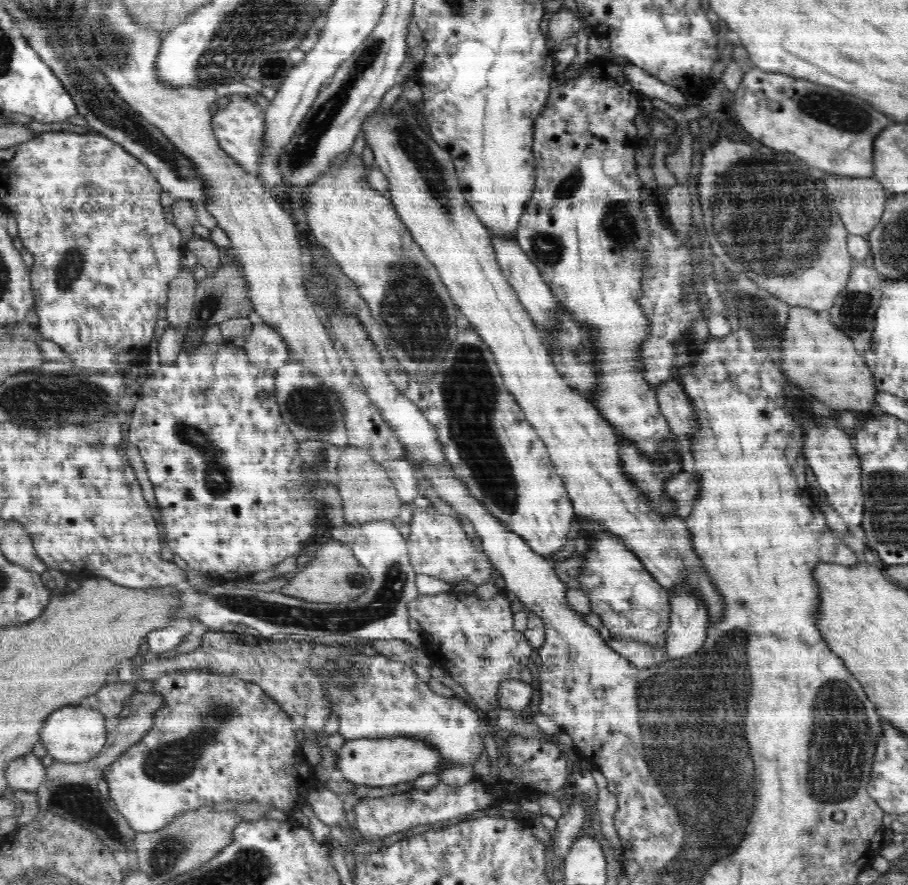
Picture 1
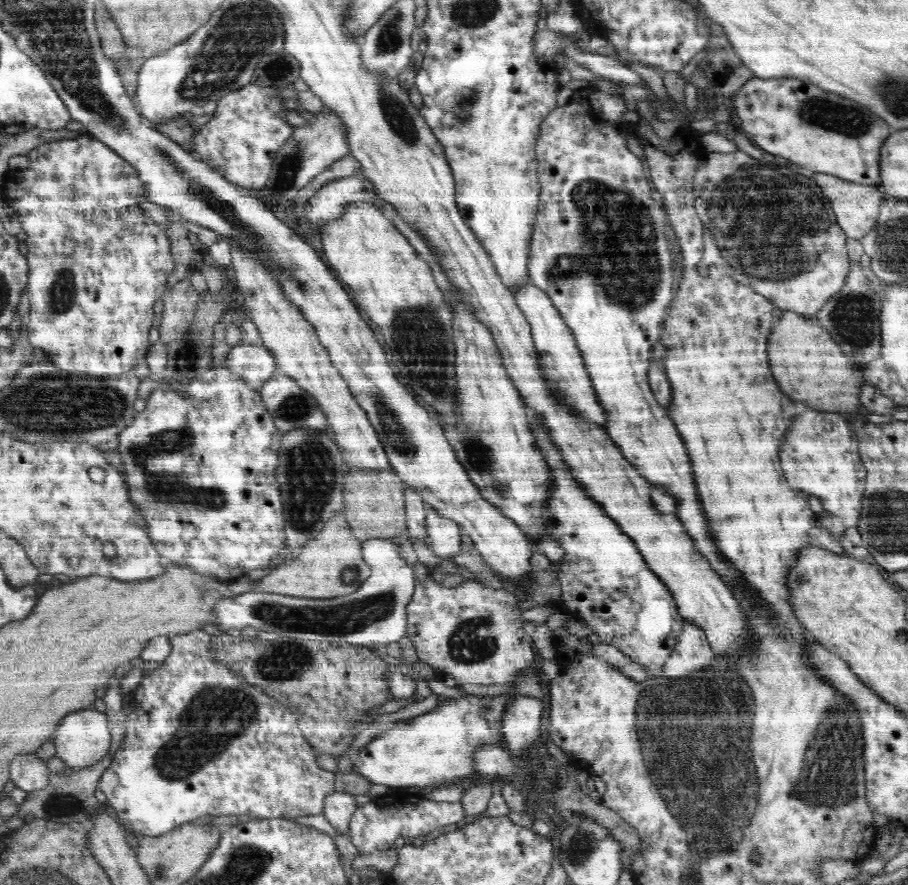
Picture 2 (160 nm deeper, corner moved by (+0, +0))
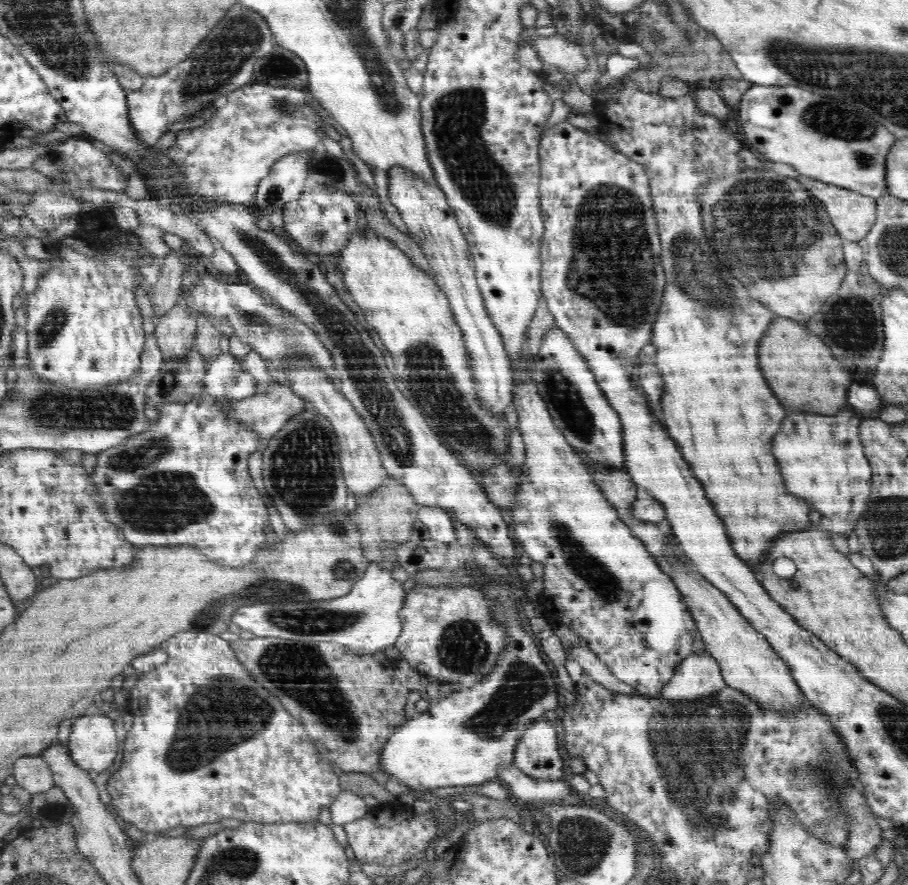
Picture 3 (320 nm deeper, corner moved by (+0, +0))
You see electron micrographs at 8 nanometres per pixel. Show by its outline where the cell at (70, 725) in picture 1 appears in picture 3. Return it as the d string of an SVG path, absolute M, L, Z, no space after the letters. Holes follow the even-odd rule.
M91 710L73 719L70 727L72 732L67 749L72 761L84 770L98 773L108 770L118 754L118 740L112 720Z

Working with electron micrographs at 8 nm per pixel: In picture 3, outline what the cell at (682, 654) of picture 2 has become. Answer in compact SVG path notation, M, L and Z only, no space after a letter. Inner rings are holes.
M709 653L688 657L661 691L661 695L670 702L702 702L726 687L718 662Z

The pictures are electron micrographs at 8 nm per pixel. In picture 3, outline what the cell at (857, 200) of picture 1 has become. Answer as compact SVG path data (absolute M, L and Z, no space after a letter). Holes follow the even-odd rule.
M796 176L796 180L825 207L829 221L843 240L858 242L870 232L876 220L874 198L806 176Z

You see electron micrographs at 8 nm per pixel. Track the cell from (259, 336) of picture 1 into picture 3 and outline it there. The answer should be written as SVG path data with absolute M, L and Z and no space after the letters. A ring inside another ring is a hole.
M222 353L208 364L202 386L204 393L216 399L246 399L256 394L256 381L245 372L245 357Z

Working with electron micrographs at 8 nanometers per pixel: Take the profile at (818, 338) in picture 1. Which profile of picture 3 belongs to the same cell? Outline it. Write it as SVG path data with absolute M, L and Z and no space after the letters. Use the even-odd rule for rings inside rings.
M777 316L758 346L760 370L786 410L833 416L846 406L846 390L850 388L852 378L832 356L830 348L806 328L805 323Z

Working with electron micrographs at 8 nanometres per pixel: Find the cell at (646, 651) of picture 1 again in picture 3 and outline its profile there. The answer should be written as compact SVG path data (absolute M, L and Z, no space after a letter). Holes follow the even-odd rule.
M578 644L570 647L565 651L565 657L575 672L586 673L606 690L614 694L634 694L635 688L618 680L588 646Z

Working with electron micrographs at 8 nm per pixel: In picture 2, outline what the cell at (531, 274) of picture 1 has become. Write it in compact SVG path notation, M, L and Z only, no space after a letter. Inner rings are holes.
M531 280L524 282L520 290L514 293L517 305L527 318L531 326L533 343L537 352L537 359L542 371L548 393L558 401L562 407L568 407L574 415L582 417L584 421L605 427L607 417L605 411L595 395L588 371L584 366L584 359L577 347L574 335L564 322L560 311L551 303L551 300Z

